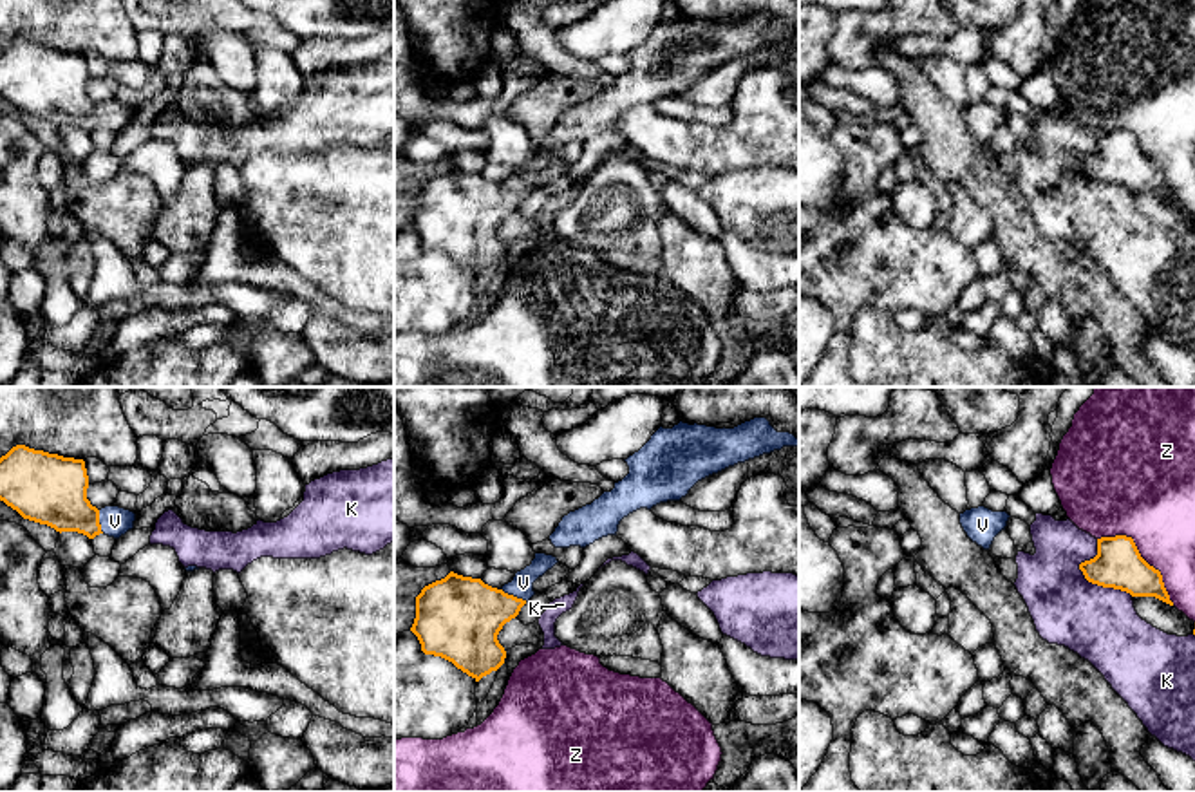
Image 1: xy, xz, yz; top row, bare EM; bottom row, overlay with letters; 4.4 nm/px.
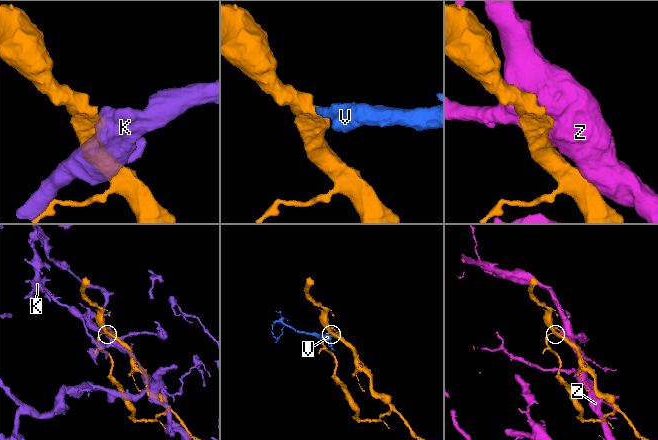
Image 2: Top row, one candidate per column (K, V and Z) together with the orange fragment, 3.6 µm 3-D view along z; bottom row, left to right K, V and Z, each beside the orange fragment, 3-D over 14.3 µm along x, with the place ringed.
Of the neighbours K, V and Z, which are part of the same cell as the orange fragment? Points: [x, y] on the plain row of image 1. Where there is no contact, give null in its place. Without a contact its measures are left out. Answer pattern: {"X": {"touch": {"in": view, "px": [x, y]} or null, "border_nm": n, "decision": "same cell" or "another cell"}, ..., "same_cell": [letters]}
{"K": {"touch": {"in": "yz", "px": [1087, 174]}, "border_nm": 300, "decision": "another cell"}, "V": {"touch": {"in": "xz", "px": [512, 190]}, "border_nm": 130, "decision": "same cell"}, "Z": {"touch": {"in": "yz", "px": [1139, 150]}, "border_nm": 460, "decision": "another cell"}, "same_cell": ["V"]}

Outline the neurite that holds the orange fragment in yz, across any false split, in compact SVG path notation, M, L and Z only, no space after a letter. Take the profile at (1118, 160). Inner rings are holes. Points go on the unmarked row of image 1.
M1132 132L1097 134L1097 150L1081 157L1079 165L1092 179L1121 184L1132 192L1155 192L1173 201L1161 166L1141 152Z

